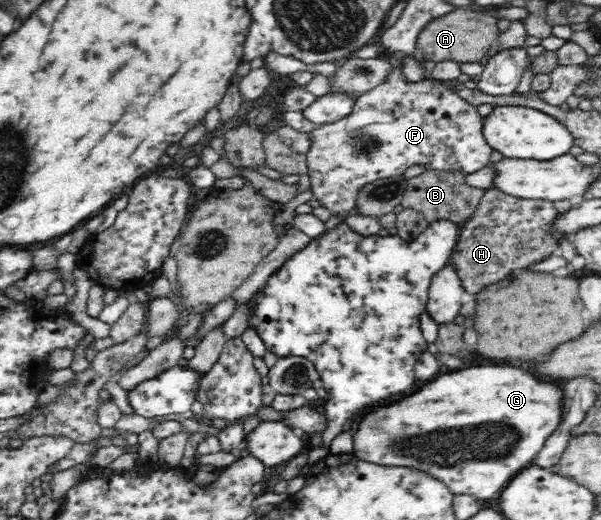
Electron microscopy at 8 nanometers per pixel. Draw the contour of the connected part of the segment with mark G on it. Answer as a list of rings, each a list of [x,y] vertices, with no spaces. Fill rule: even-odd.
[[[470,367],[440,375],[406,399],[361,414],[356,431],[351,433],[352,453],[358,459],[376,465],[426,471],[445,483],[453,495],[468,494],[478,499],[490,499],[499,495],[512,478],[532,463],[546,438],[561,422],[560,389],[554,383],[538,381],[518,367]]]

